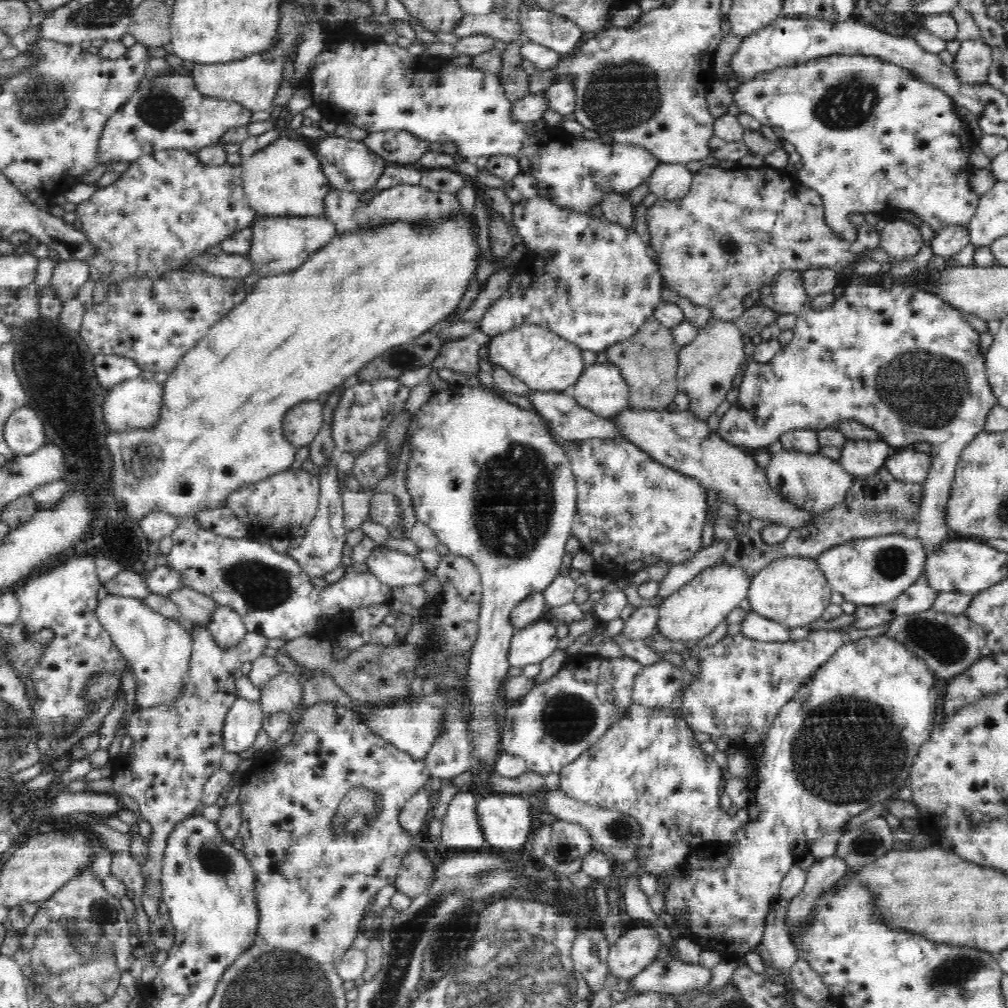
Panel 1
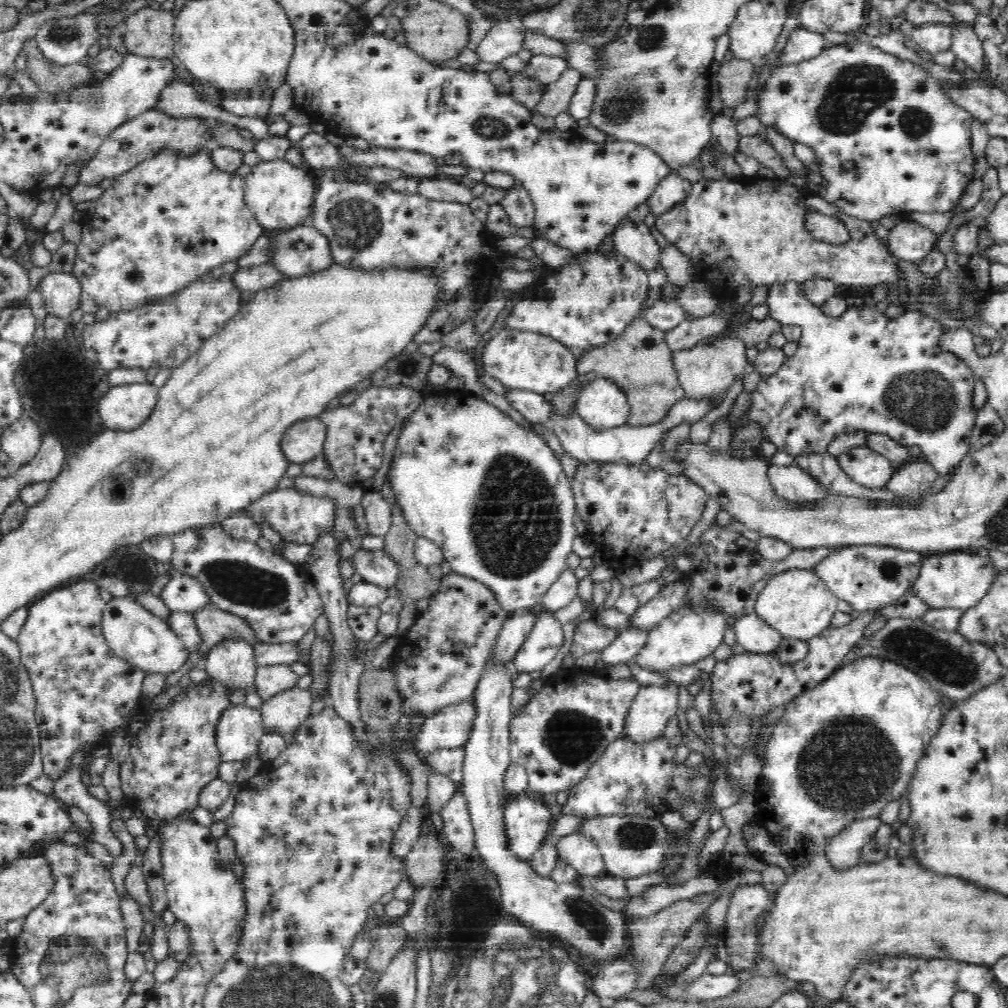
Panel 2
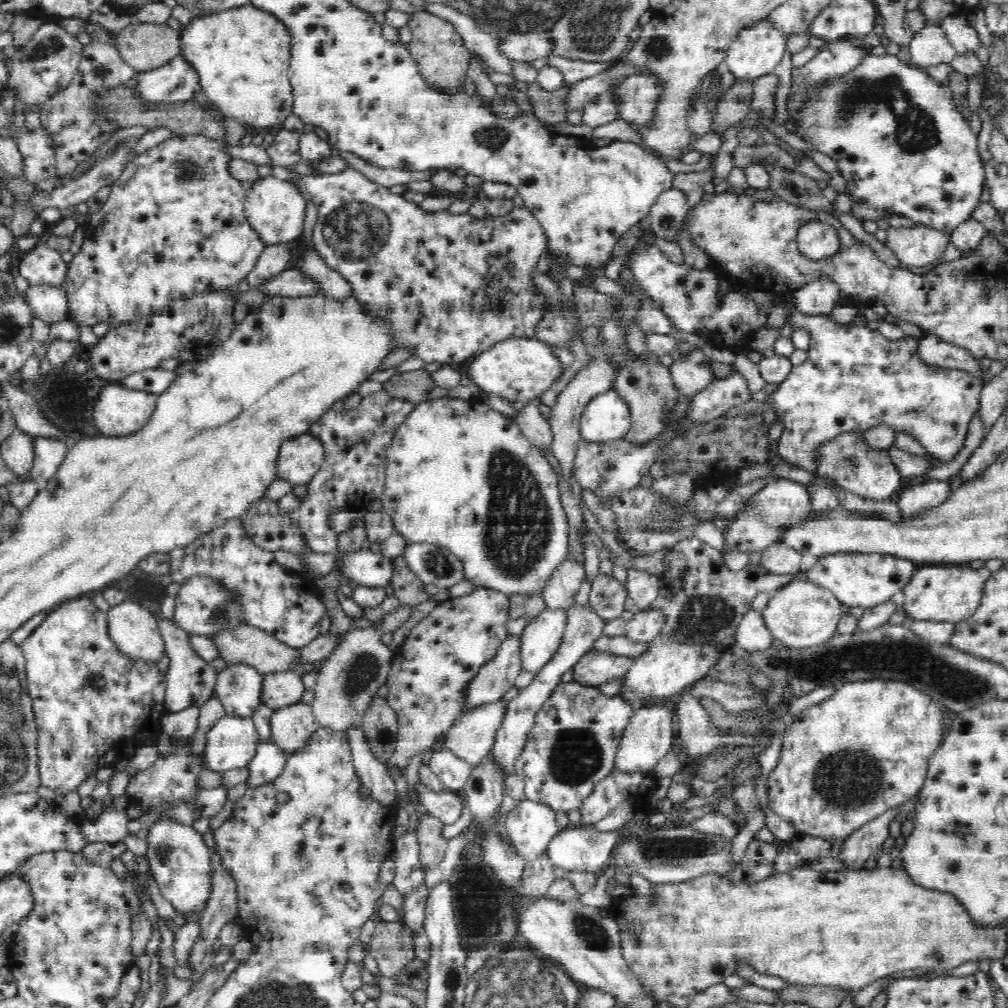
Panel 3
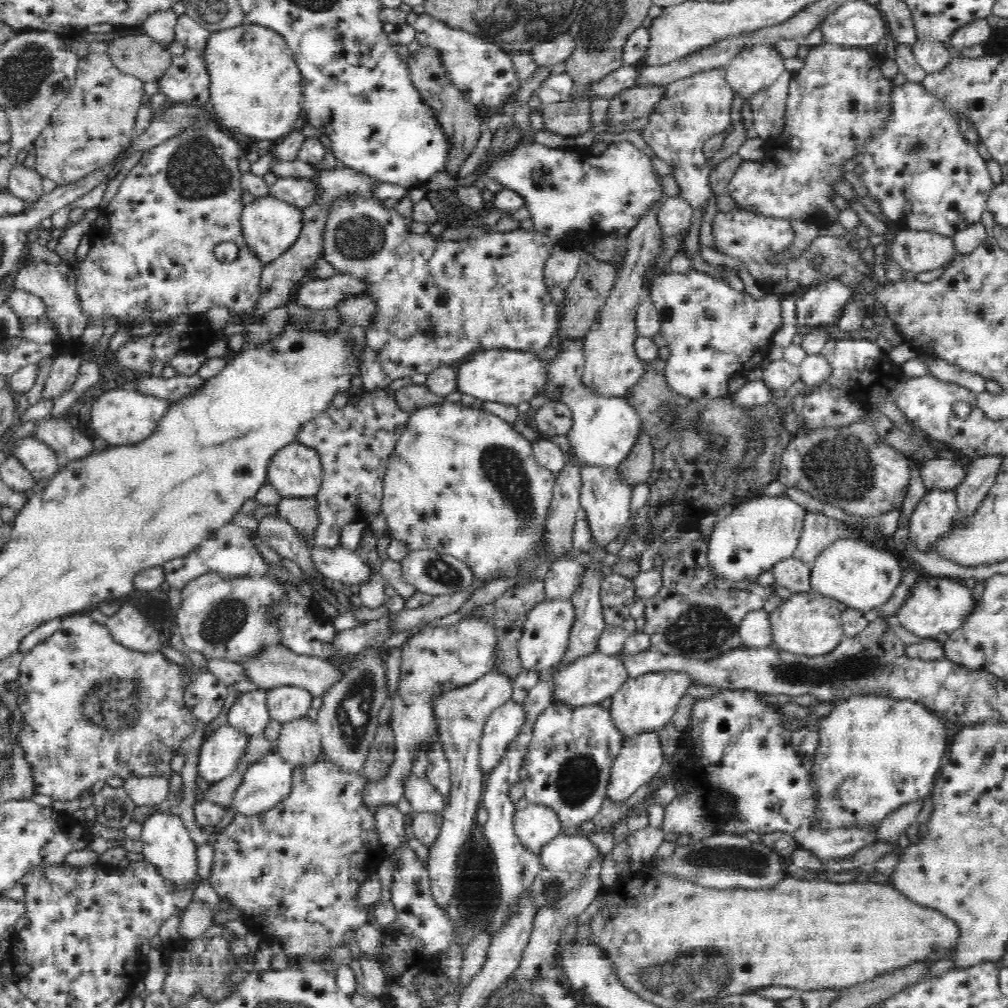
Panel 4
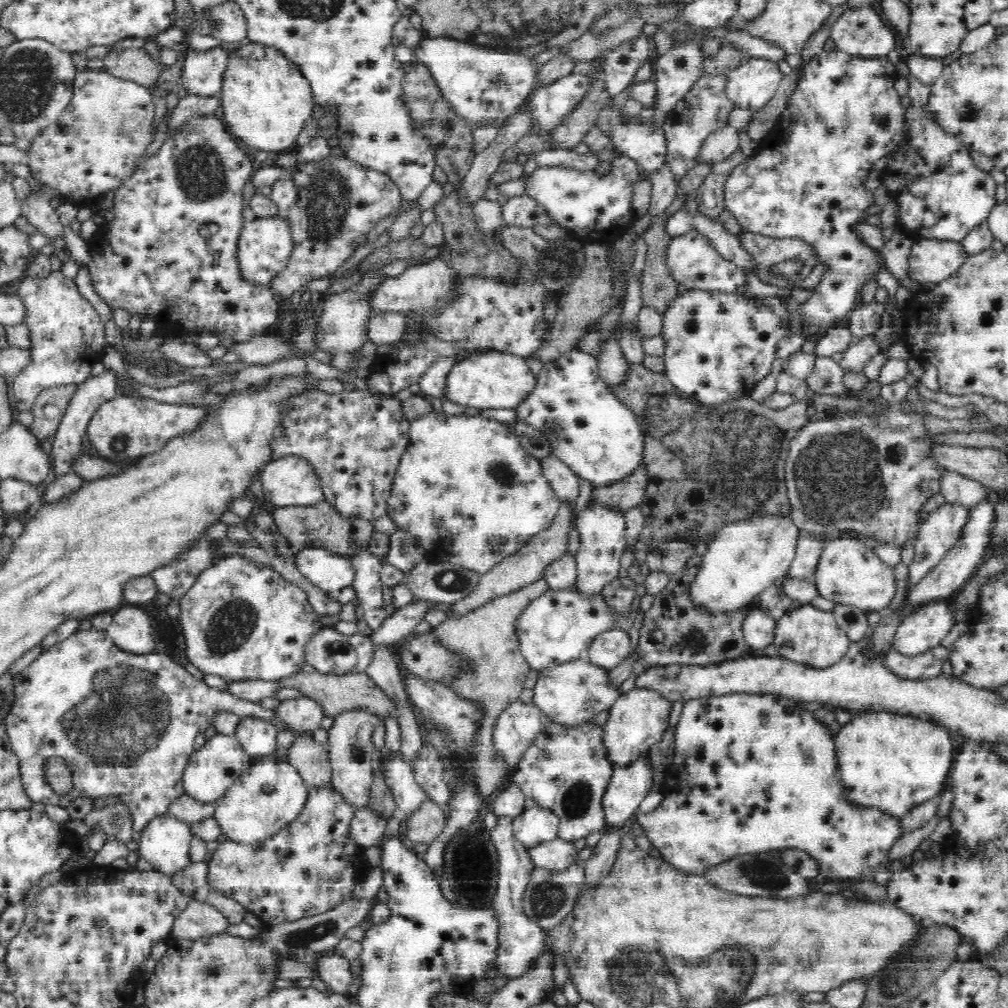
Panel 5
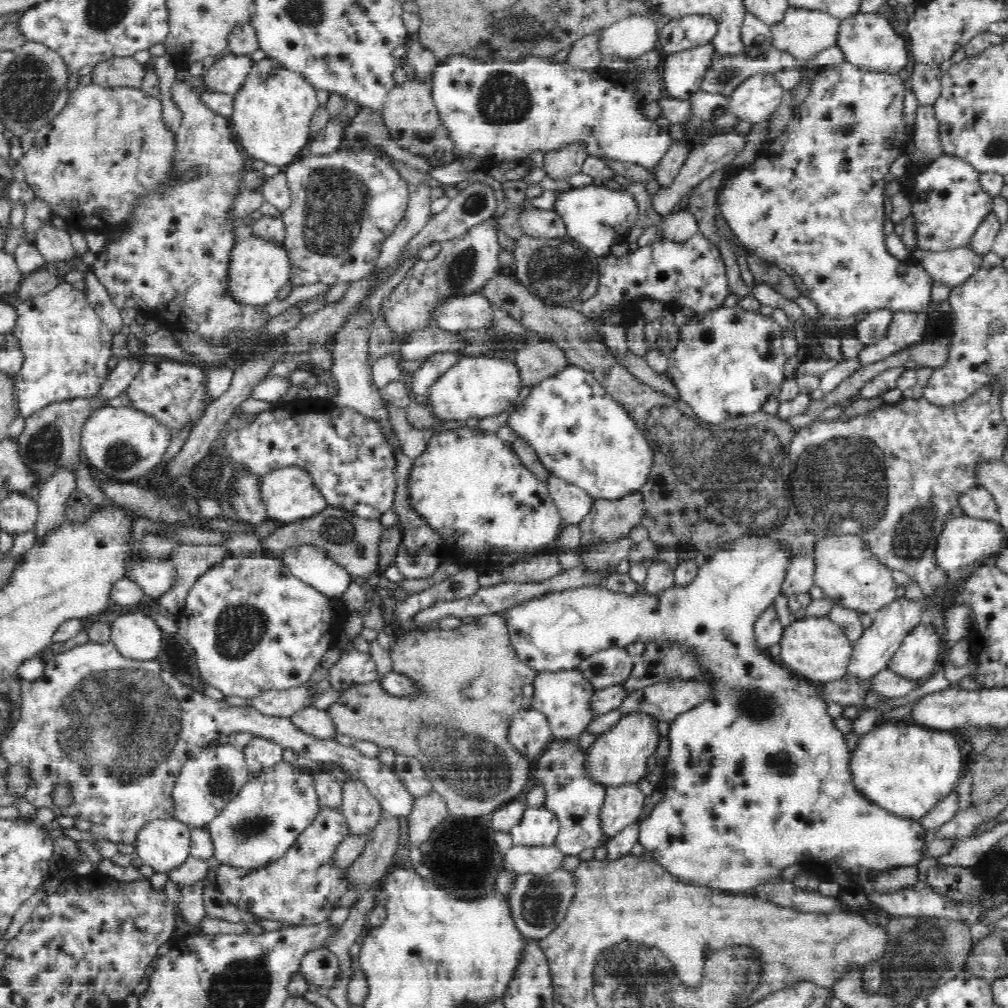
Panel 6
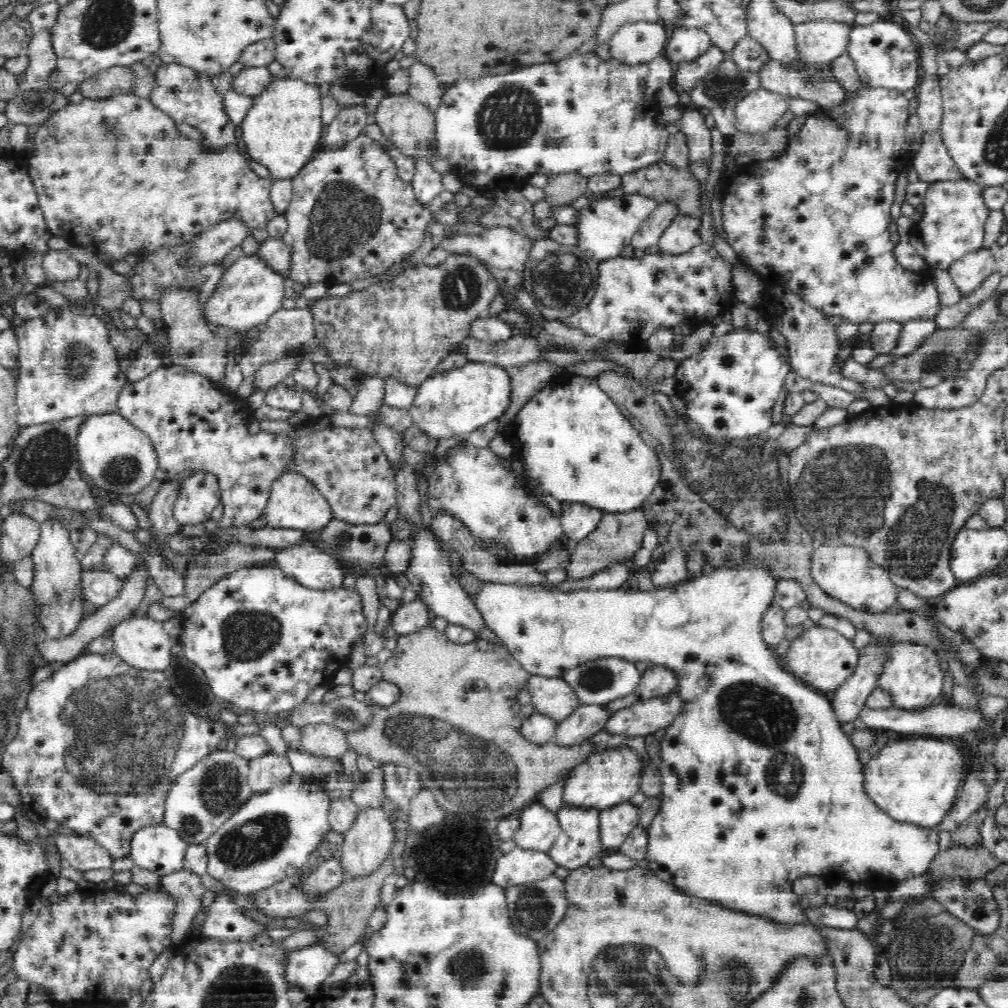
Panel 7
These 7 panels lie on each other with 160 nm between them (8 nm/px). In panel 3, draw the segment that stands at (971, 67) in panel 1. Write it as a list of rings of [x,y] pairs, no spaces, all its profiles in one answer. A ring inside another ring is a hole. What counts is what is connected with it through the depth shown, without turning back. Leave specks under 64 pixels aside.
[[[961,13],[960,16],[953,15],[945,18],[945,21],[940,27],[958,55],[971,52],[975,53],[978,47],[981,46],[976,28]]]

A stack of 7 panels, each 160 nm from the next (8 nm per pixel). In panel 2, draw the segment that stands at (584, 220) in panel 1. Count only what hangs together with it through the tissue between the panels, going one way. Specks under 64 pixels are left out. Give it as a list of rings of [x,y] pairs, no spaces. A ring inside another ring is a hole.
[[[602,252],[594,258],[581,260],[580,268],[564,268],[558,272],[544,273],[543,278],[524,290],[523,299],[515,304],[511,315],[507,319],[507,327],[530,334],[540,334],[543,337],[564,345],[576,346],[586,351],[590,348],[605,345],[614,340],[630,325],[634,318],[643,316],[643,303],[649,292],[648,278],[634,264],[618,257],[605,257]]]

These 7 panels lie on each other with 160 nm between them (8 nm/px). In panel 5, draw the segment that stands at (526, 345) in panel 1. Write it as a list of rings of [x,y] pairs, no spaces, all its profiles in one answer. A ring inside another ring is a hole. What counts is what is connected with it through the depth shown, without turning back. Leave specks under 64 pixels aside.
[[[500,351],[478,353],[457,362],[446,379],[444,399],[464,408],[478,410],[515,409],[533,392],[536,385],[536,376],[530,371],[525,357]]]

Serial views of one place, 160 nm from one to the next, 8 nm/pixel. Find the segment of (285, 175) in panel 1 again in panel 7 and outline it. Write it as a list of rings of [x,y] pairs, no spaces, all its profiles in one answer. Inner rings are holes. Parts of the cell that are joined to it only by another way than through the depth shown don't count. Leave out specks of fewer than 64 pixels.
[[[242,256],[225,269],[214,293],[203,306],[203,319],[214,328],[224,328],[234,334],[248,334],[258,328],[260,331],[270,318],[283,310],[285,282],[263,265],[259,256]]]

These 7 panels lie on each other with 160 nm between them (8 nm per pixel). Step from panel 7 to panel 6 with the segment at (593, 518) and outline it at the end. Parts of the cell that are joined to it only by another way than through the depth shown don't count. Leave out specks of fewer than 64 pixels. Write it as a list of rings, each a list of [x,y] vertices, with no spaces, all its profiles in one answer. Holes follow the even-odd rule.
[[[549,477],[547,486],[554,504],[562,517],[564,527],[579,527],[585,516],[594,508],[594,500],[584,490]]]

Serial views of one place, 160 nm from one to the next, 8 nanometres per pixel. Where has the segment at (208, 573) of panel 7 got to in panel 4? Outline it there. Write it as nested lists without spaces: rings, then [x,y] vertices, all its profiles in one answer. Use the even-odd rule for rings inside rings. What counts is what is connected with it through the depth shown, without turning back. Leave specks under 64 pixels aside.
[[[317,497],[283,498],[276,505],[276,515],[286,519],[296,530],[299,538],[312,545],[320,528],[320,513]]]

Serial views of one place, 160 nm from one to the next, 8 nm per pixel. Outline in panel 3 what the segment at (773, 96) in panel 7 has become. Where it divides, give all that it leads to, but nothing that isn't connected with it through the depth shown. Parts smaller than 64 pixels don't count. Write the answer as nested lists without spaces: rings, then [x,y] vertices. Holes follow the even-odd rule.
[[[762,19],[752,28],[743,30],[730,45],[730,50],[726,52],[726,68],[735,80],[742,81],[742,84],[752,84],[758,78],[774,73],[774,68],[782,62],[786,50],[786,36],[770,27],[766,19]]]

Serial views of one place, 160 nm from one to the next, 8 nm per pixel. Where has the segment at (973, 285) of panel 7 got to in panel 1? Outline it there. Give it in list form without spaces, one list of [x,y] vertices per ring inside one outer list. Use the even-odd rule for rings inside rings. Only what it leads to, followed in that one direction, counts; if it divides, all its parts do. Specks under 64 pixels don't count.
[[[900,219],[889,220],[881,231],[882,250],[893,260],[916,256],[924,248],[924,238],[918,227]]]

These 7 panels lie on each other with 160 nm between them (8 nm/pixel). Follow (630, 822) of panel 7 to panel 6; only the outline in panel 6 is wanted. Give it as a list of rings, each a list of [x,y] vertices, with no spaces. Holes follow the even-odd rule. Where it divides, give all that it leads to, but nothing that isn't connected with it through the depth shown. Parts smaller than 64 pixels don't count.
[[[638,785],[626,786],[620,790],[609,790],[601,809],[601,827],[604,836],[616,837],[627,826],[638,822],[646,798]]]

